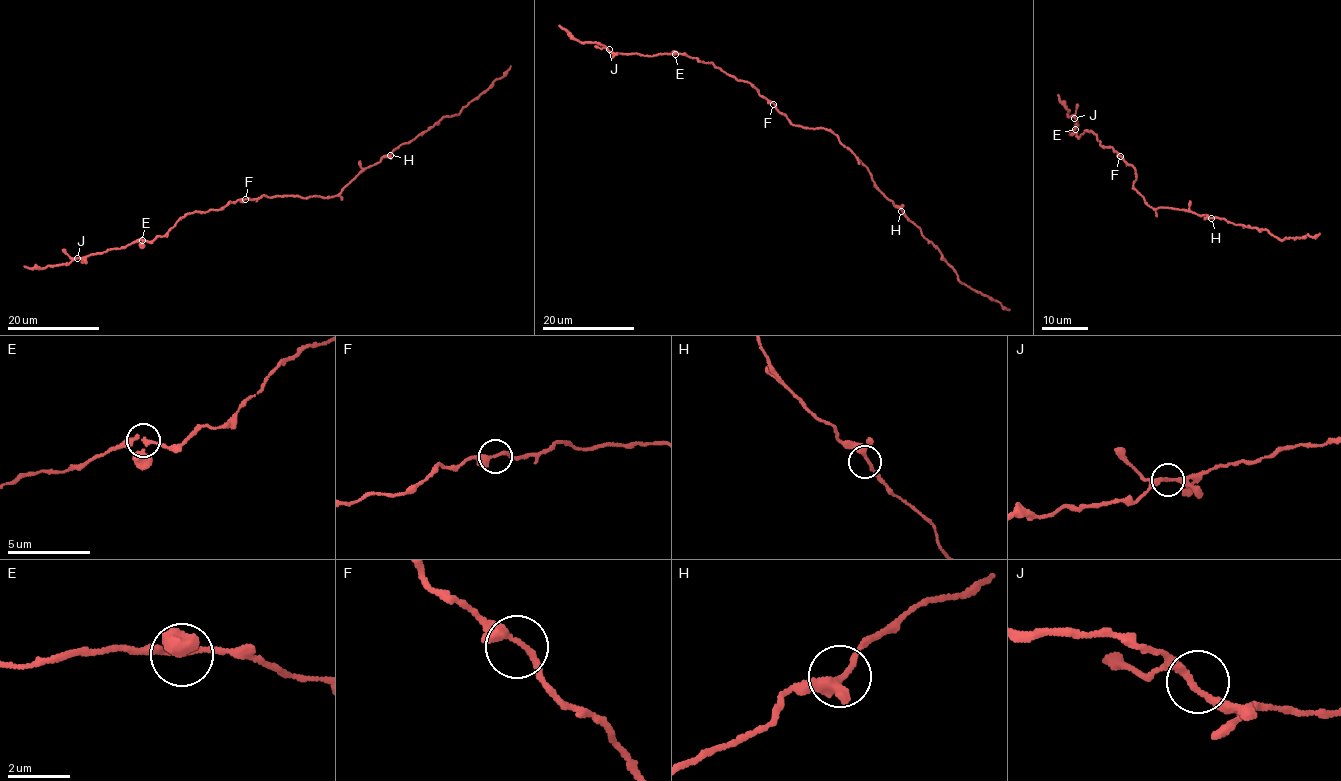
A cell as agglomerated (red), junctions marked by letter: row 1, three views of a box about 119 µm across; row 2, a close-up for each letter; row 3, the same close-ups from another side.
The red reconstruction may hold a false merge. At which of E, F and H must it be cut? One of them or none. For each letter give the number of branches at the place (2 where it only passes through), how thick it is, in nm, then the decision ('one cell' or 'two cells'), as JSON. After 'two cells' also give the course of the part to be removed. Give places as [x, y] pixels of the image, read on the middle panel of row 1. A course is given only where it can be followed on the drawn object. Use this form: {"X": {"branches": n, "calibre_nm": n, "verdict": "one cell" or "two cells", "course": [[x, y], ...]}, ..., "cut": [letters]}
{"E": {"branches": 3, "calibre_nm": 170, "verdict": "one cell"}, "F": {"branches": 3, "calibre_nm": 220, "verdict": "one cell"}, "H": {"branches": 3, "calibre_nm": 220, "verdict": "one cell"}, "cut": []}

